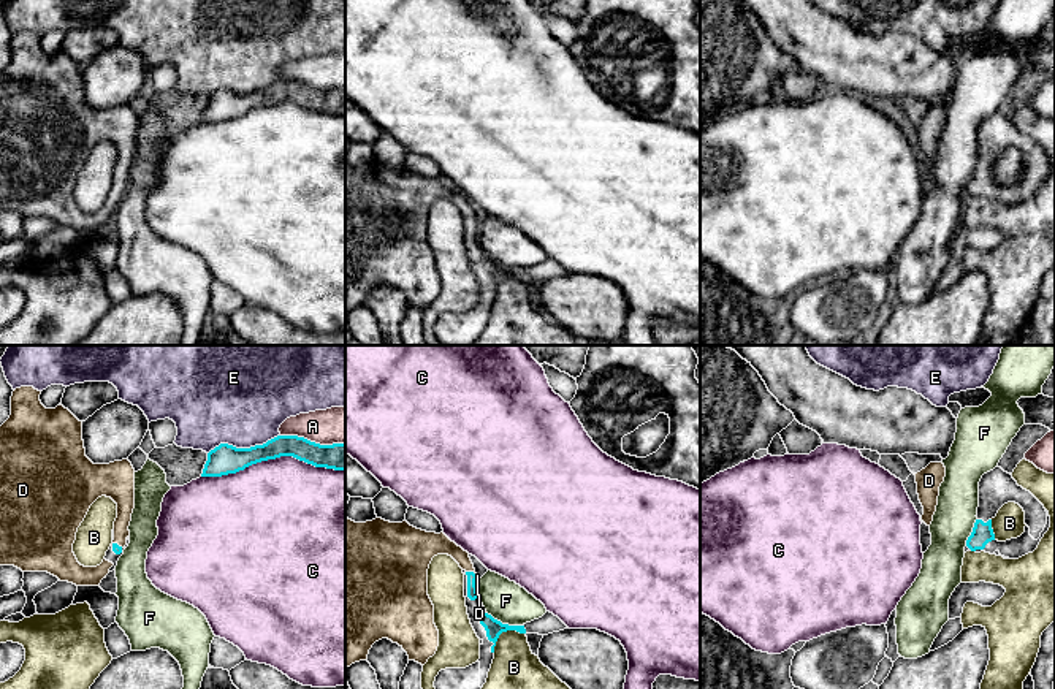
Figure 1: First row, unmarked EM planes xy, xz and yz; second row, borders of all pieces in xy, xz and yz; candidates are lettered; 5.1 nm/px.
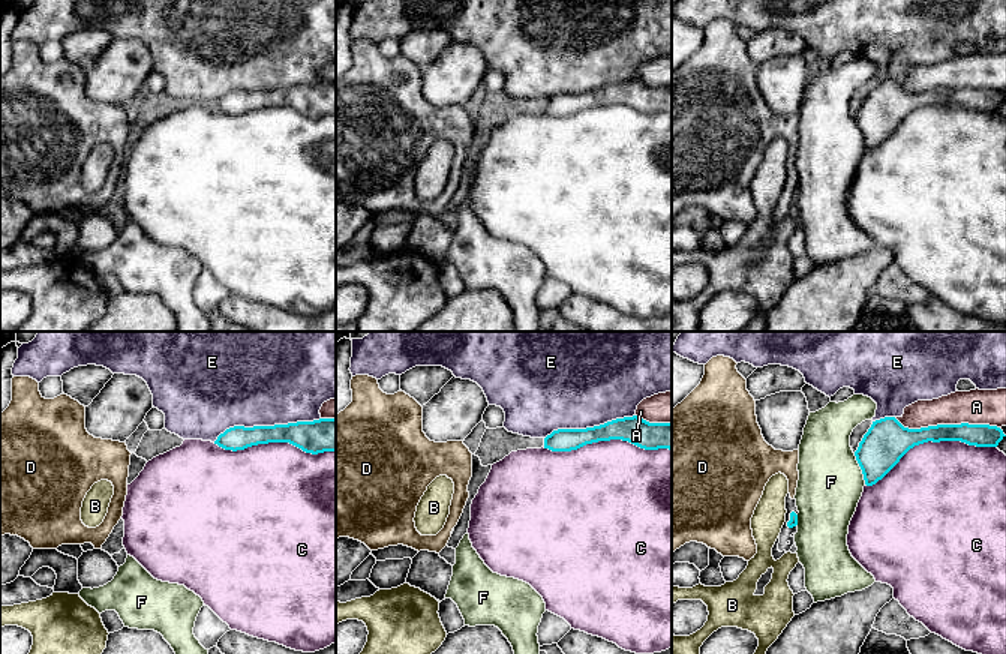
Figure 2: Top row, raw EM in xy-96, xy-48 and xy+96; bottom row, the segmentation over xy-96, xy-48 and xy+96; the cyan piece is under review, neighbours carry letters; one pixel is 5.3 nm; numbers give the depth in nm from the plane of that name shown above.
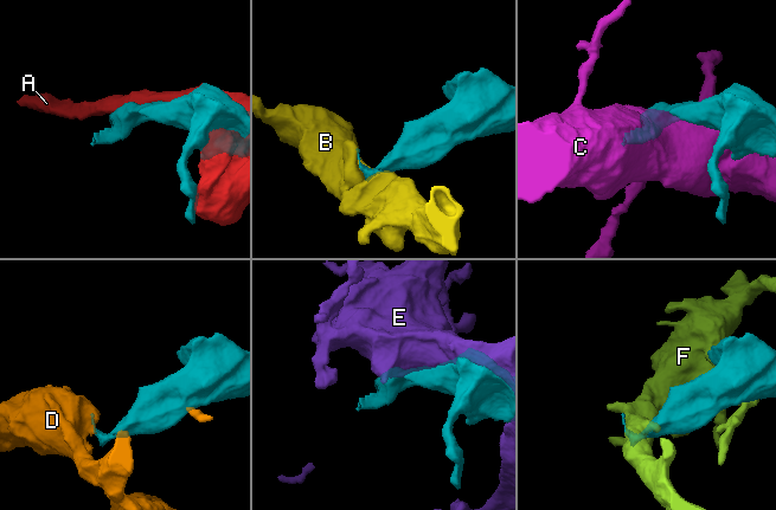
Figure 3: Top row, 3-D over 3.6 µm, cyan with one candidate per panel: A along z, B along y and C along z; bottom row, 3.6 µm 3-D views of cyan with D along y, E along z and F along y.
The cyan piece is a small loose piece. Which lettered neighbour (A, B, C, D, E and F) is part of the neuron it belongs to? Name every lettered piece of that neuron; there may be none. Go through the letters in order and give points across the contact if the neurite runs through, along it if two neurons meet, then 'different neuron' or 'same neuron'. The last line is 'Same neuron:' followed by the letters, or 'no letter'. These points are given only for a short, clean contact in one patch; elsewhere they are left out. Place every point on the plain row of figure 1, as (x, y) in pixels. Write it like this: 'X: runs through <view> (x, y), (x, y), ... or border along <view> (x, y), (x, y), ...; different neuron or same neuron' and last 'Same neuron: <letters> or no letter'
A: different neuron
B: different neuron
C: different neuron
D: runs through xz (472, 239), (476, 222), (477, 220); same neuron
E: different neuron
F: different neuron
Same neuron: D

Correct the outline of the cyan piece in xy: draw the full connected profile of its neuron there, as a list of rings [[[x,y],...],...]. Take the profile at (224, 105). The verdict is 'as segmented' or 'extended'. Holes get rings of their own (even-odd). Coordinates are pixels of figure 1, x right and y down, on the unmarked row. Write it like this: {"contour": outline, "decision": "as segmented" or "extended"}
{"contour": [[[277,81],[250,93],[220,89],[208,98],[201,122],[236,119],[252,109],[280,101],[293,101],[315,112],[345,116],[345,89],[320,90],[298,81]]], "decision": "as segmented"}

